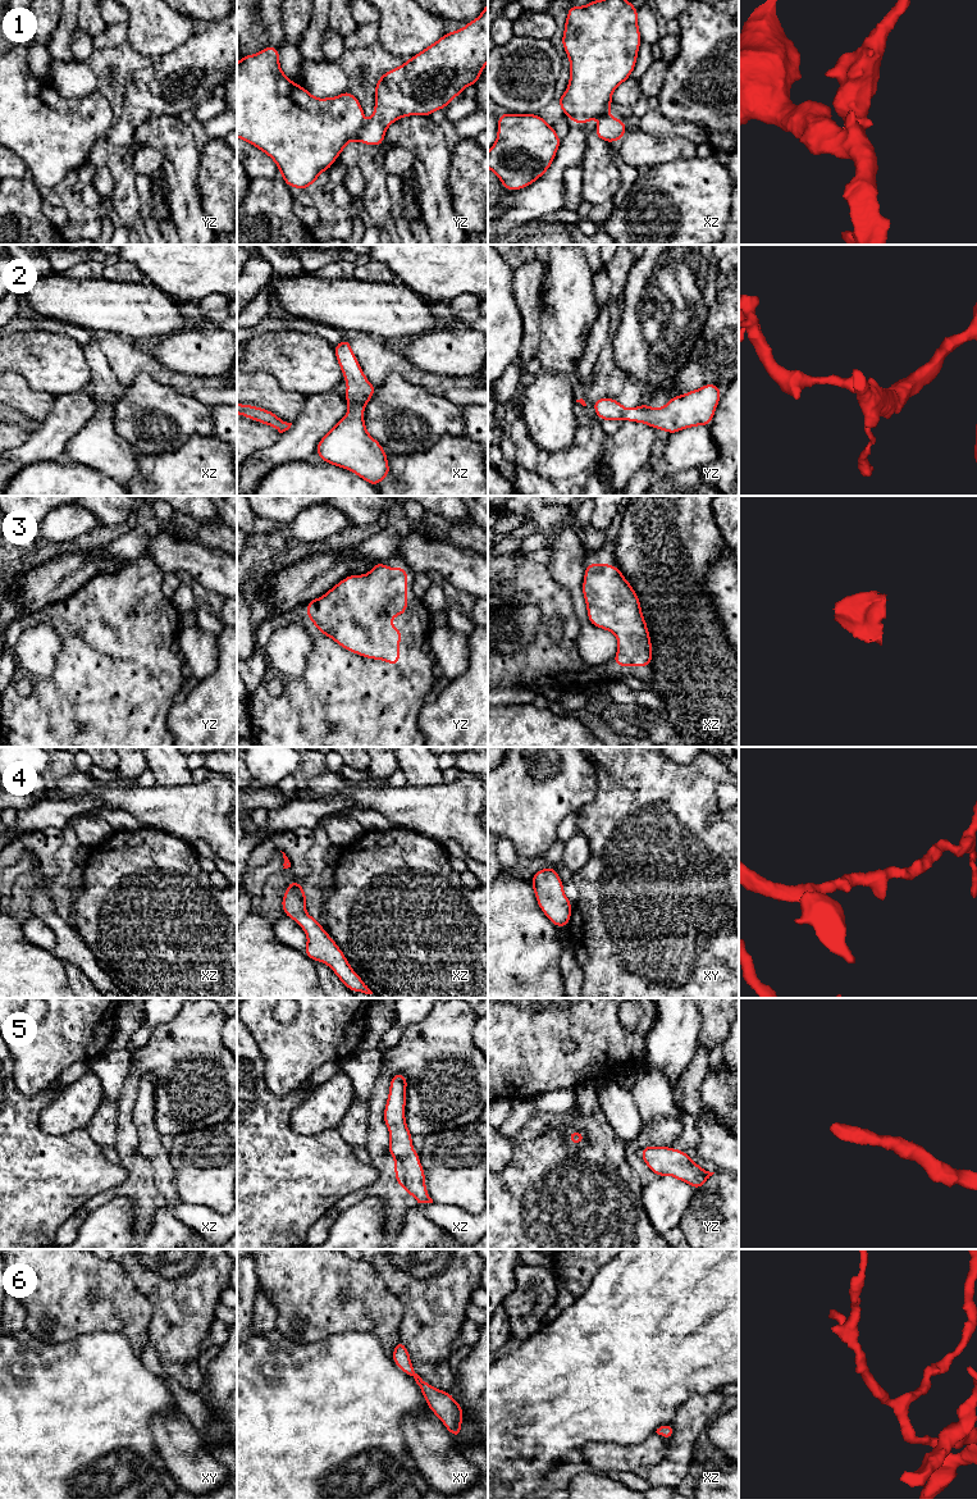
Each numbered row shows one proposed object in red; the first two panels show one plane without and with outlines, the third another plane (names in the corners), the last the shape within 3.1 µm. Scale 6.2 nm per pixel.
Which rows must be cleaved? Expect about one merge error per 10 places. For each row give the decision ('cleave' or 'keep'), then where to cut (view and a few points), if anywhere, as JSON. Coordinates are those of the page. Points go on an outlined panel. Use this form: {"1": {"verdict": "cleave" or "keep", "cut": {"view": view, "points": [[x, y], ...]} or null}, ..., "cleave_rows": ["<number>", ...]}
{"1": {"verdict": "cleave", "cut": {"view": "yz", "points": [[365, 123], [357, 140]]}}, "2": {"verdict": "keep", "cut": null}, "3": {"verdict": "keep", "cut": null}, "4": {"verdict": "keep", "cut": null}, "5": {"verdict": "keep", "cut": null}, "6": {"verdict": "keep", "cut": null}, "cleave_rows": ["1"]}

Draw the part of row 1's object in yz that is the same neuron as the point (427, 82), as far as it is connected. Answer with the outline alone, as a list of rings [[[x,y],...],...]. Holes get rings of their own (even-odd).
[[[488,4],[484,5],[481,15],[464,28],[447,32],[437,42],[378,79],[374,114],[362,127],[359,141],[370,146],[383,145],[385,131],[393,122],[412,114],[430,117],[433,111],[444,109],[466,86],[476,85],[487,61]]]

